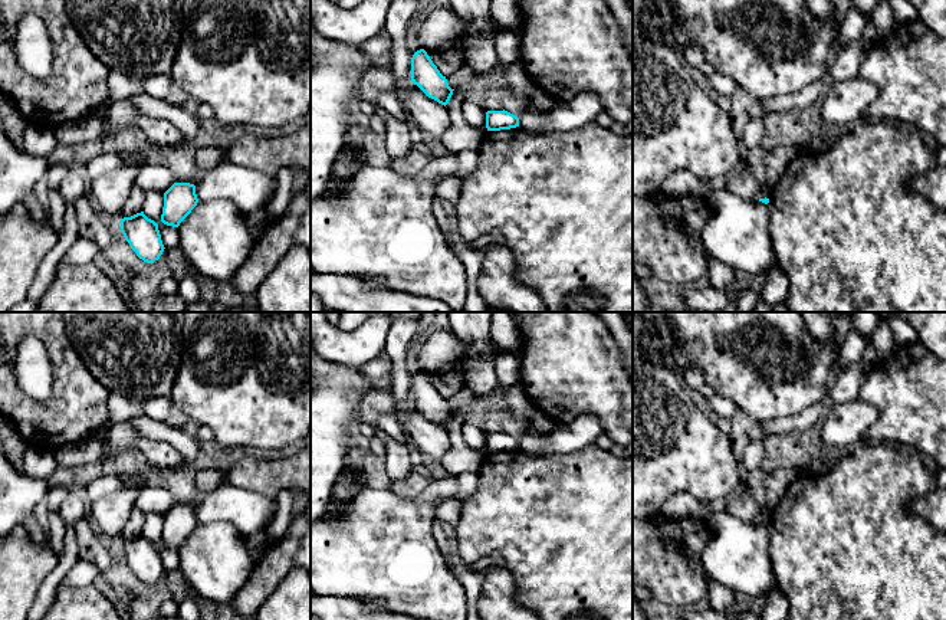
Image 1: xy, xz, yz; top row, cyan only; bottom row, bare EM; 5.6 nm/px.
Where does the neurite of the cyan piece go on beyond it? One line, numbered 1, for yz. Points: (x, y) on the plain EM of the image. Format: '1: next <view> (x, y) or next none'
1: next none

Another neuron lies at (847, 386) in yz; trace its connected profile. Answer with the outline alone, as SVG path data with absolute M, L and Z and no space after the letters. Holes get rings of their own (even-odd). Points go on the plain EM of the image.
M864 360L840 370L832 388L828 391L828 406L851 403L858 398L861 386L874 364Z

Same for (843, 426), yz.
M864 401L828 406L821 420L821 439L828 450L850 450L878 420L878 410Z

